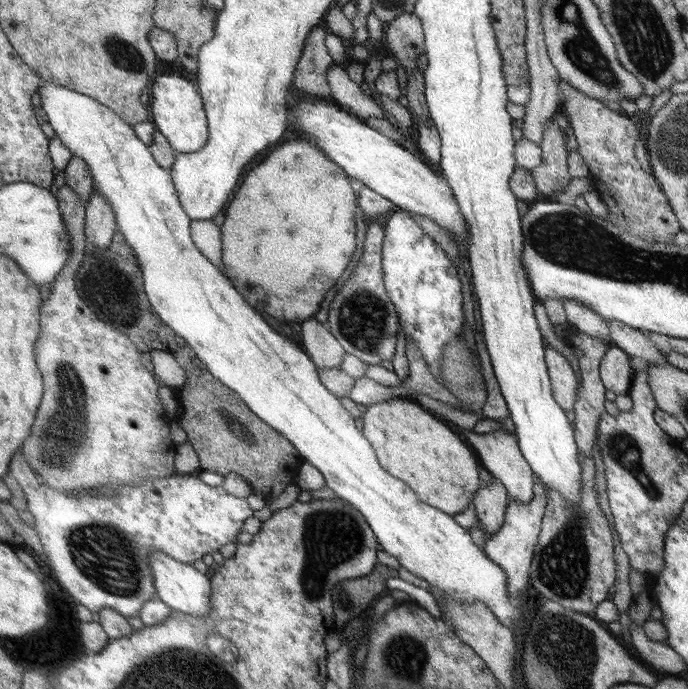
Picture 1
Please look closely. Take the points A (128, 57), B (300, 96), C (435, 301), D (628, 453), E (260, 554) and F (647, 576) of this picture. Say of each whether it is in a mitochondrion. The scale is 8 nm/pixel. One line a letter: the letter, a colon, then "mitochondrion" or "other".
A: mitochondrion
B: other
C: other
D: mitochondrion
E: other
F: other

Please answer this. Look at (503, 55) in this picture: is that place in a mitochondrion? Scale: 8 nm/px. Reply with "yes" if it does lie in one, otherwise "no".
no

